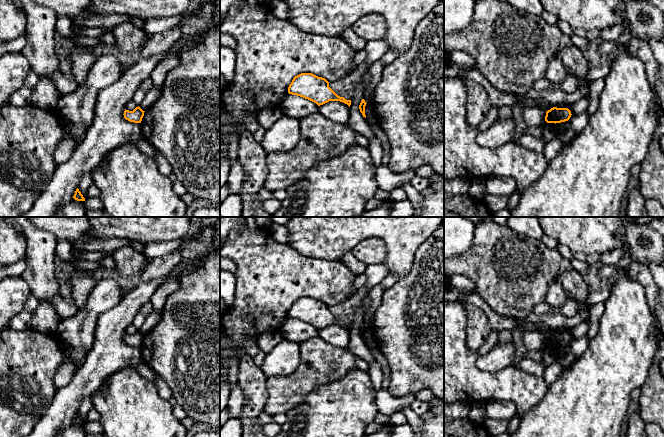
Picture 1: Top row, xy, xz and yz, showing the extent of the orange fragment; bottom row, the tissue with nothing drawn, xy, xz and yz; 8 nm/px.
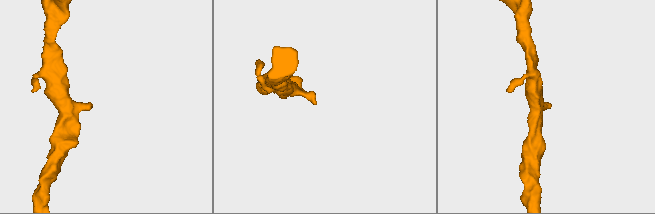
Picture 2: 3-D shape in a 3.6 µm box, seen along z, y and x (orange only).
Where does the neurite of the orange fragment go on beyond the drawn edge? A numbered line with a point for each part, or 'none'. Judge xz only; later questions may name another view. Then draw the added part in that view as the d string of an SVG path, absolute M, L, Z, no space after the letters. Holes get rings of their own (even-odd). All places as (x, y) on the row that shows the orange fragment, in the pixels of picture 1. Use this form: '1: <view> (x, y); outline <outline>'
none

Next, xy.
none

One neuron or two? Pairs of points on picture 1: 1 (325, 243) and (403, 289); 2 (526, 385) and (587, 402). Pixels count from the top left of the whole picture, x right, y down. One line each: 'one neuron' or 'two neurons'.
1: two neurons
2: two neurons

